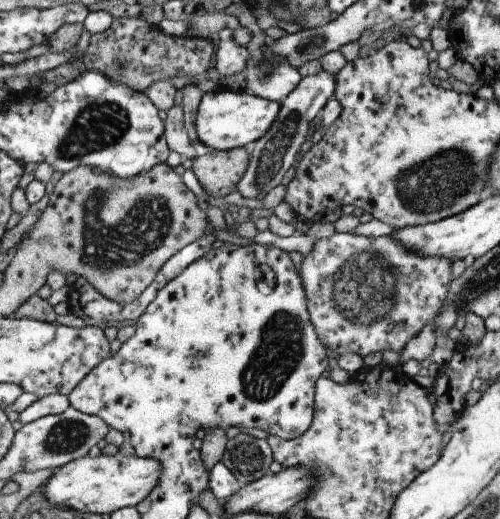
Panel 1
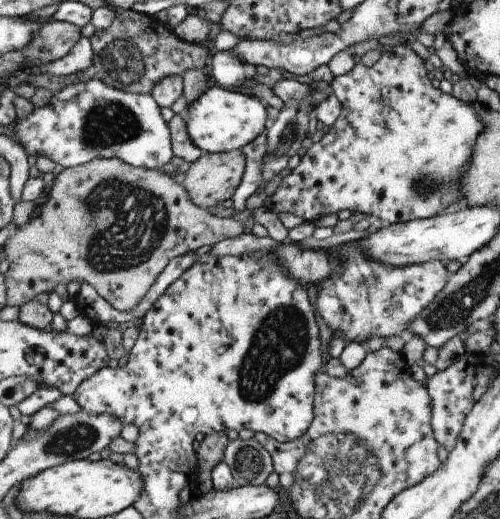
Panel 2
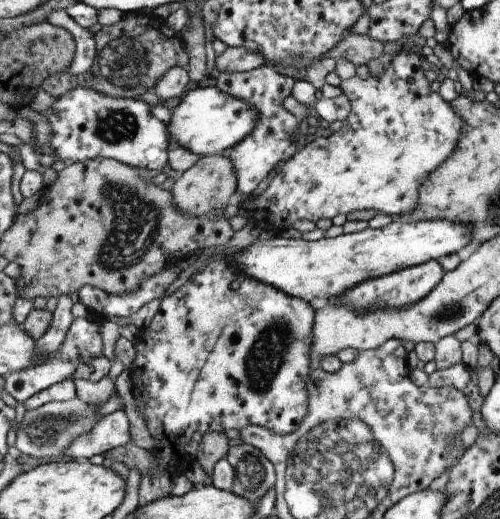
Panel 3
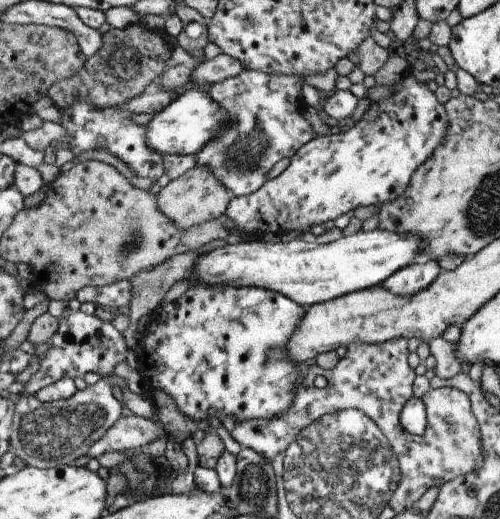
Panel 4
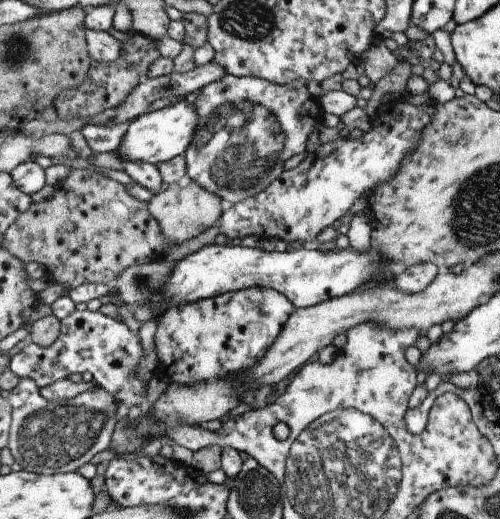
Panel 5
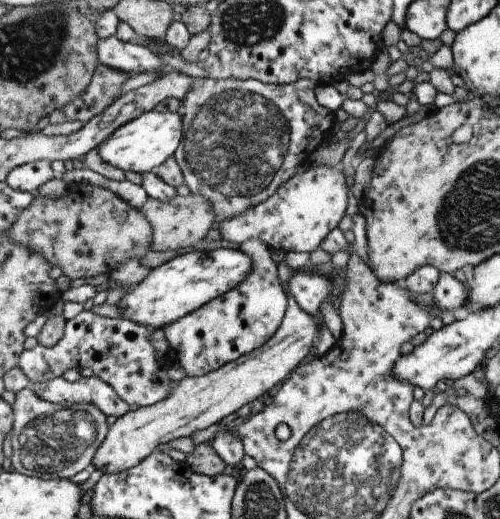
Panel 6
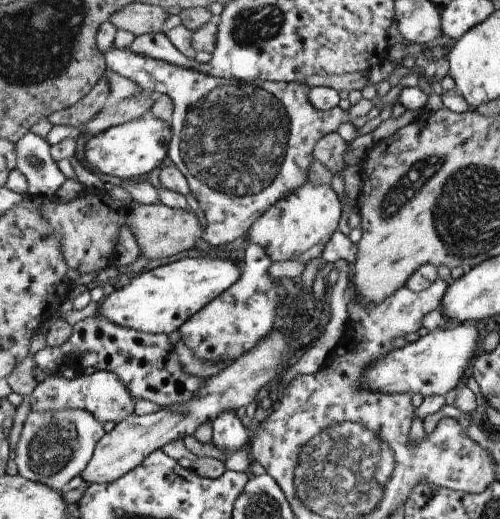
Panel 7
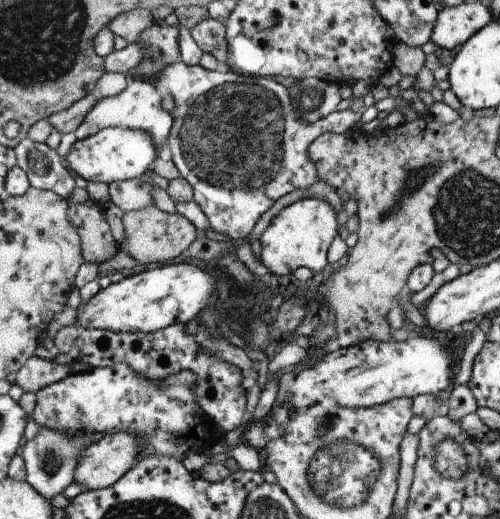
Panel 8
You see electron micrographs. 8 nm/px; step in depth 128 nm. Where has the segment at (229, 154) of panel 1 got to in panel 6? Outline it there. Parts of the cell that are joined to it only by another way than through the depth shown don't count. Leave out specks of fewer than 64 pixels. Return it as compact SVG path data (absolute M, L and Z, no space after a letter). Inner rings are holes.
M190 195L188 197L176 196L170 202L162 202L156 199L148 199L142 207L137 208L142 216L152 226L152 244L150 249L154 252L165 252L166 250L180 250L190 246L198 246L210 228L215 226L214 210L212 204L202 196Z

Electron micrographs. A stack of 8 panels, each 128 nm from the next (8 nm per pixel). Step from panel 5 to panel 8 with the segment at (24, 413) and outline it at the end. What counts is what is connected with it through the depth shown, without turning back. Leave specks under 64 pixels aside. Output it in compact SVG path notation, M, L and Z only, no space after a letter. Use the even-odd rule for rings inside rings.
M40 426L38 434L32 440L25 440L22 443L21 456L24 459L27 483L48 500L62 494L66 487L74 482L74 470L80 464L82 452L88 447L88 442L92 442L90 435L86 432L78 432L74 436L68 436L62 434L60 430L50 430Z

